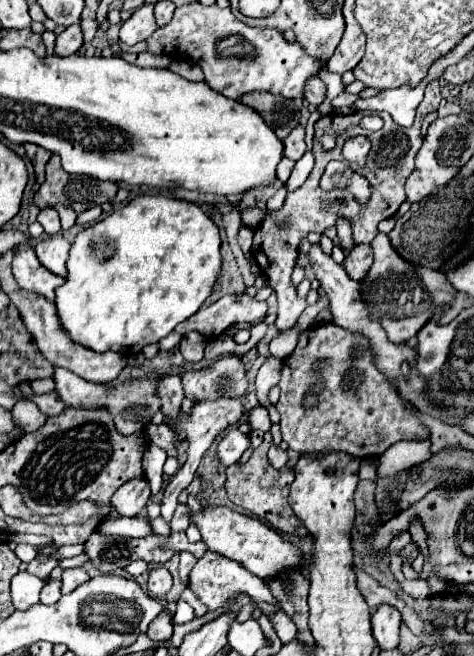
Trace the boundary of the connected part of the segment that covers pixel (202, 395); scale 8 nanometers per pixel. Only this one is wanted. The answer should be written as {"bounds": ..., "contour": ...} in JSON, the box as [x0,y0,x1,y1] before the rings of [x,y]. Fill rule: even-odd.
{"bounds":[181,356,249,402],"contour":[[[237,356],[219,358],[213,366],[189,370],[181,376],[185,396],[195,402],[217,398],[239,398],[249,392],[245,366]]]}

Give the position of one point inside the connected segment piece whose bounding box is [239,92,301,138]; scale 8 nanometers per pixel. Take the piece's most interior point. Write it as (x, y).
(280, 113)

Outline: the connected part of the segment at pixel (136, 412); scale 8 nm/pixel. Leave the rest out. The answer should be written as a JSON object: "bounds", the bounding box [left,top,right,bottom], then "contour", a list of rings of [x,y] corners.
{"bounds":[53,368,165,436],"contour":[[[55,368],[53,370],[53,380],[55,380],[55,392],[61,398],[61,402],[65,406],[71,408],[105,408],[115,422],[115,430],[121,436],[131,436],[139,430],[145,430],[153,416],[159,412],[161,408],[161,400],[157,396],[157,388],[159,382],[165,374],[145,374],[141,378],[131,378],[127,382],[121,384],[97,384],[97,382],[89,382],[65,368]]]}

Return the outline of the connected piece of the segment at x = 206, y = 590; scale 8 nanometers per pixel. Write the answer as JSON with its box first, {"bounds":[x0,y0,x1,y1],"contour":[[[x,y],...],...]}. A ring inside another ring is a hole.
{"bounds":[189,552,281,610],"contour":[[[207,552],[207,554],[195,564],[195,568],[191,570],[189,578],[191,578],[189,588],[197,594],[197,598],[199,598],[209,610],[217,610],[217,608],[229,604],[229,602],[233,600],[233,596],[237,596],[237,594],[245,594],[245,596],[249,596],[253,602],[267,602],[267,604],[273,604],[273,606],[281,608],[279,602],[271,596],[269,586],[267,586],[261,578],[257,578],[257,576],[253,576],[251,572],[247,572],[245,568],[241,568],[241,564],[237,564],[237,562],[229,560],[229,558],[217,556],[215,552]]]}

